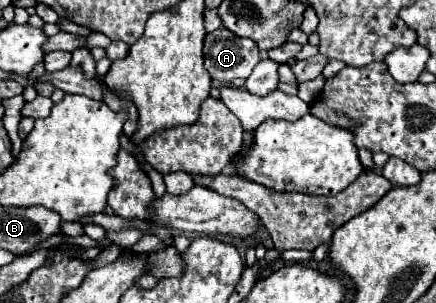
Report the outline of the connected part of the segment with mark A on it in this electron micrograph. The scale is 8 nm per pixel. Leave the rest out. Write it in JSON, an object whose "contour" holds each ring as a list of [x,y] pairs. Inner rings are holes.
{"contour":[[[224,27],[206,35],[204,67],[216,81],[228,83],[238,77],[246,79],[260,59],[260,51],[252,39],[236,37]]]}

